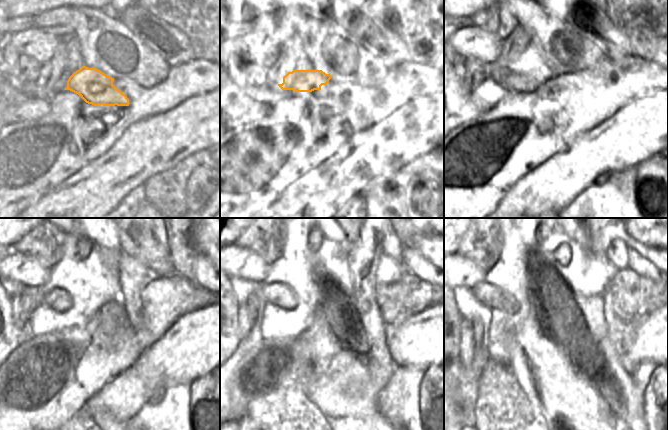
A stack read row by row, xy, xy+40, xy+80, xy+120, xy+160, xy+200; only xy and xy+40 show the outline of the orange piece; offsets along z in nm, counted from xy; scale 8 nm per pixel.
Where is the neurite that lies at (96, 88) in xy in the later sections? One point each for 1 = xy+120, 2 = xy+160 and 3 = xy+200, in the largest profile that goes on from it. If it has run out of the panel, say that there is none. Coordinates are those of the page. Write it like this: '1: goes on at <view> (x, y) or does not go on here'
1: goes on at xy+120 (58, 299)
2: goes on at xy+160 (278, 295)
3: goes on at xy+200 (489, 295)

